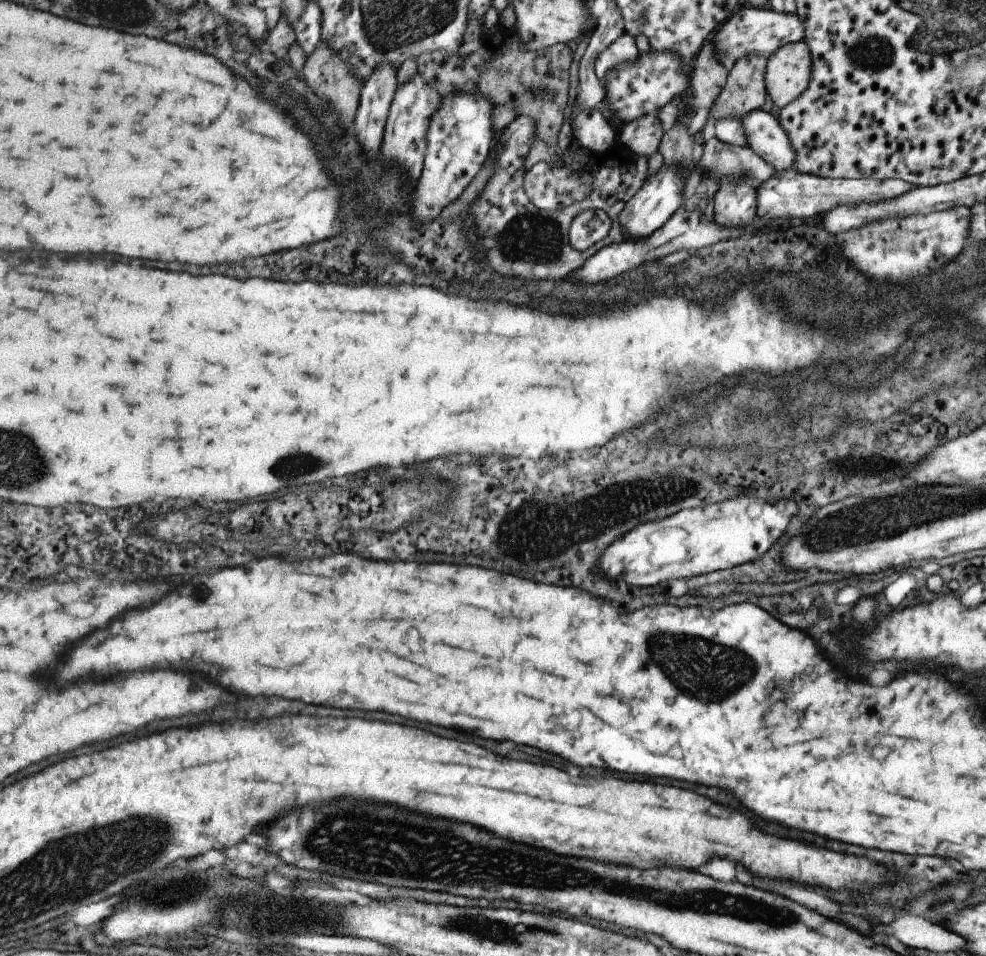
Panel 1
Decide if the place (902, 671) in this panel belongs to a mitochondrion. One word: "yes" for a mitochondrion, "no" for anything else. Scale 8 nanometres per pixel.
no

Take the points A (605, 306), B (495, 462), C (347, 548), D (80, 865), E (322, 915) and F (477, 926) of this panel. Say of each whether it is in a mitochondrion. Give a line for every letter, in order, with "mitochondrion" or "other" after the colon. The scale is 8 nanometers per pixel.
A: other
B: other
C: other
D: mitochondrion
E: mitochondrion
F: mitochondrion

